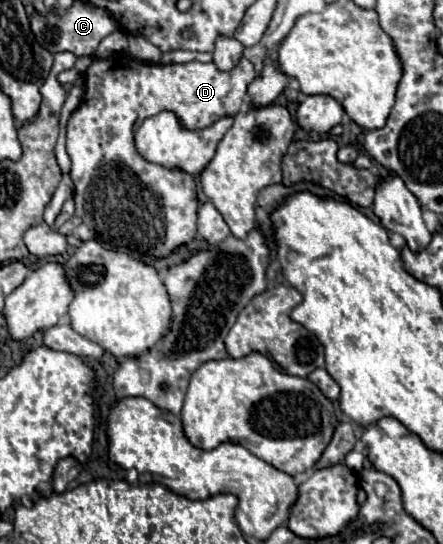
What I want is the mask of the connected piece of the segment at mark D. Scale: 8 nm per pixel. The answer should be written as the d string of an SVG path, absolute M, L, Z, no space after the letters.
M114 54L109 59L95 57L85 71L85 95L67 123L67 153L71 157L71 179L75 183L75 215L61 225L63 235L73 235L81 241L95 239L103 247L125 247L135 253L163 257L177 245L187 243L197 233L197 193L195 177L181 169L165 169L149 163L135 149L135 131L145 117L159 111L173 111L179 115L183 127L201 129L209 127L223 115L239 113L247 85L255 79L253 63L245 57L231 71L217 69L215 63L149 64L135 61L124 54Z

